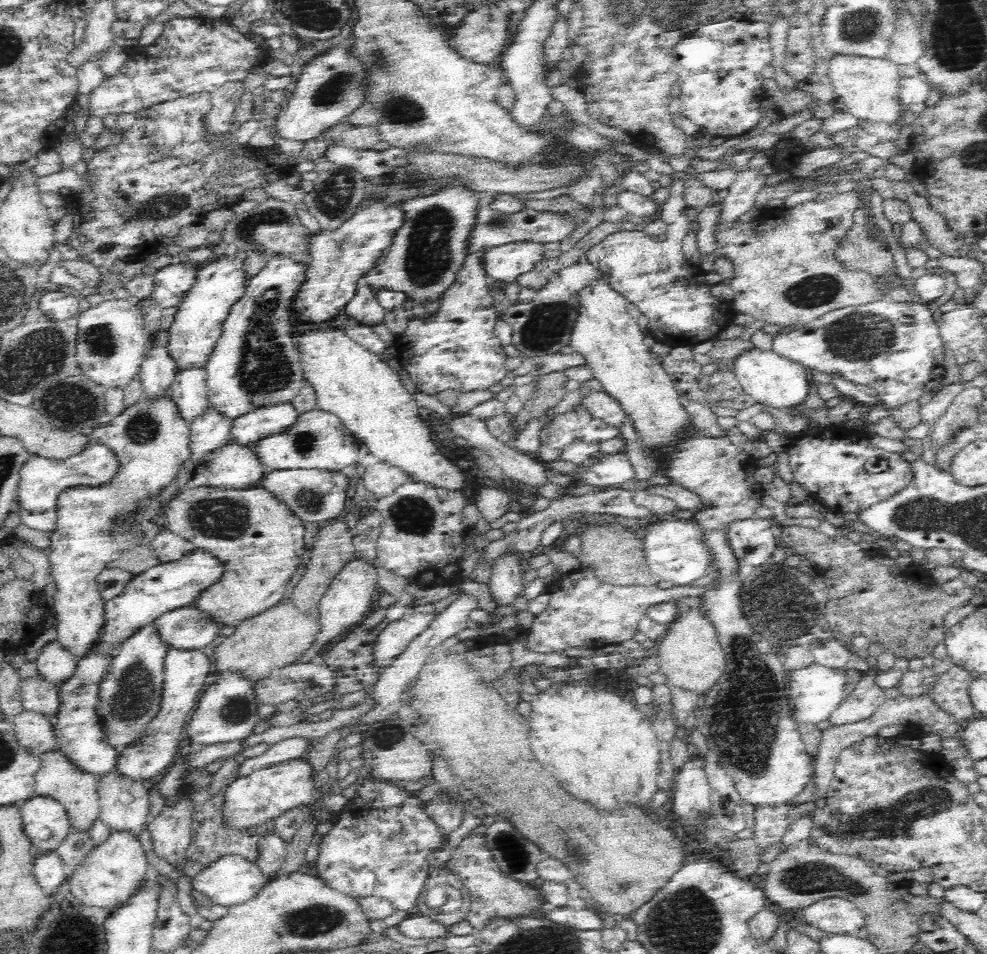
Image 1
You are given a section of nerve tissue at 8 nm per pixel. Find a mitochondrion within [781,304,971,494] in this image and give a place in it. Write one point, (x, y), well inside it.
(862, 336)

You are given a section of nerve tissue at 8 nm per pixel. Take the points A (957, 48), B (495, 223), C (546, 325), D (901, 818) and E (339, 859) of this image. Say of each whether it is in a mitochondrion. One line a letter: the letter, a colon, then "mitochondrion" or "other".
A: mitochondrion
B: mitochondrion
C: mitochondrion
D: mitochondrion
E: other

